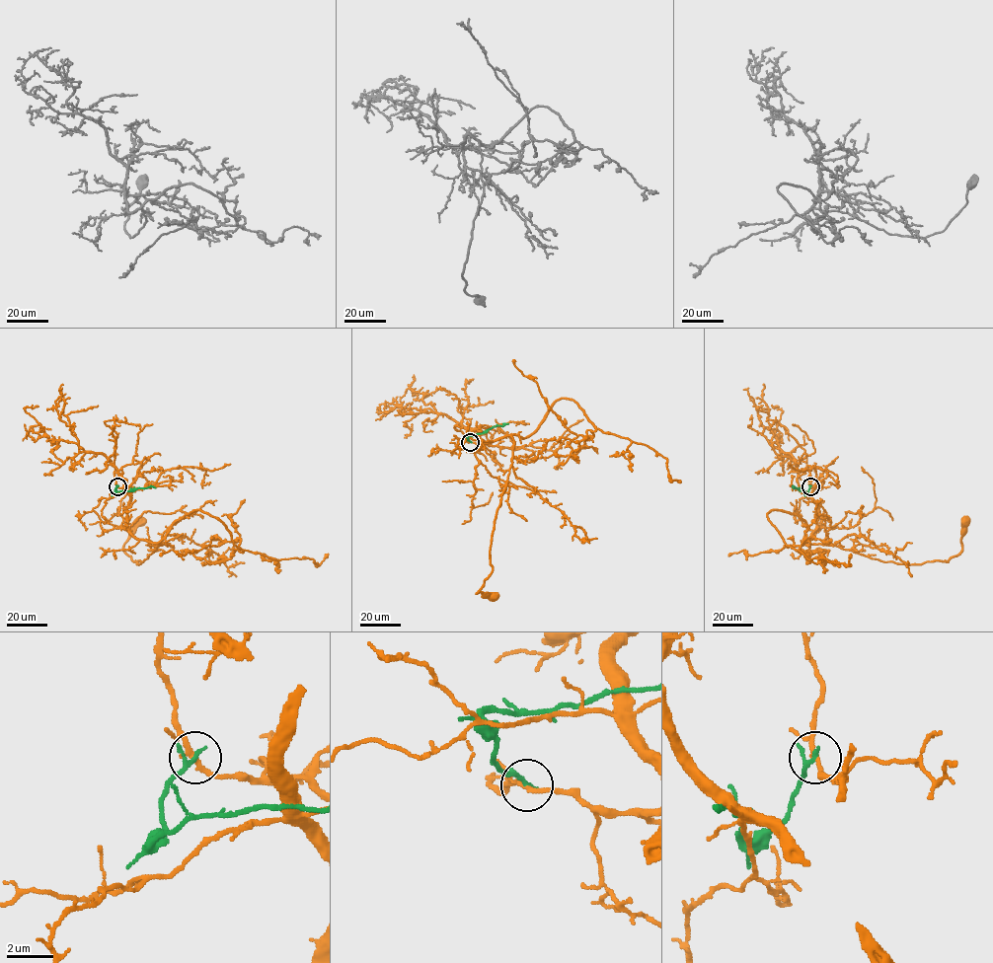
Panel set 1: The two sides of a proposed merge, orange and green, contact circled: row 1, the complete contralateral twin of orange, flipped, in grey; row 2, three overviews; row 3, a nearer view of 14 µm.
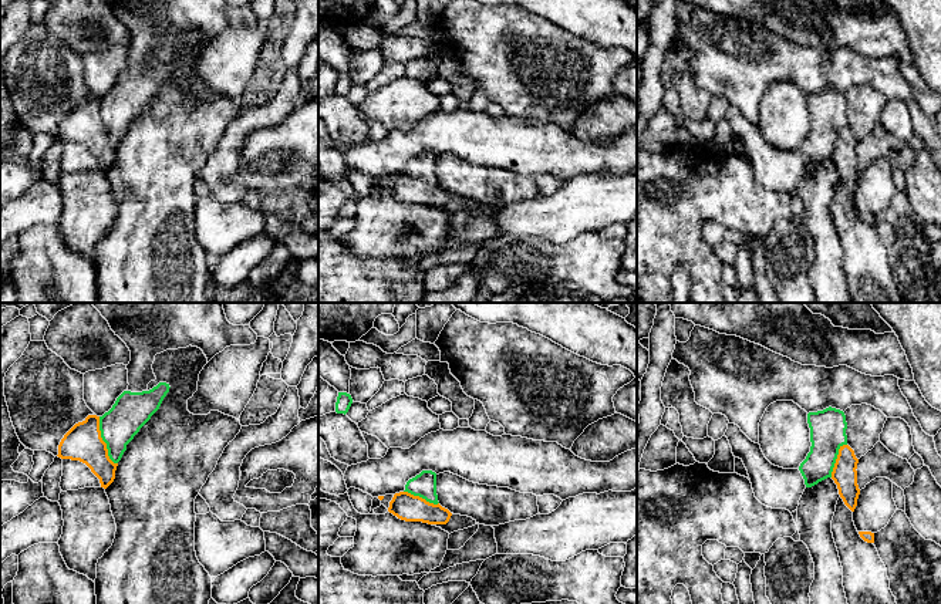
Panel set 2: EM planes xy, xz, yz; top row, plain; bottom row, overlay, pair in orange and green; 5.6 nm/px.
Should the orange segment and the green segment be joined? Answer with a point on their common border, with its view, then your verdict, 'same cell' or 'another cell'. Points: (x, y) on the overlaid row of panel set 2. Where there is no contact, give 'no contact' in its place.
xy (103, 441) | another cell

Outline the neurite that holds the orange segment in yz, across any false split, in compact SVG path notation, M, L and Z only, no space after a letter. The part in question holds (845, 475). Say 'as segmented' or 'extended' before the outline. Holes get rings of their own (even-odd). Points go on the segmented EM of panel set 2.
as segmented | M843 445L839 449L832 472L832 479L837 485L839 495L851 512L854 512L860 495L856 470L857 463L859 459L856 458L854 451L849 445Z

